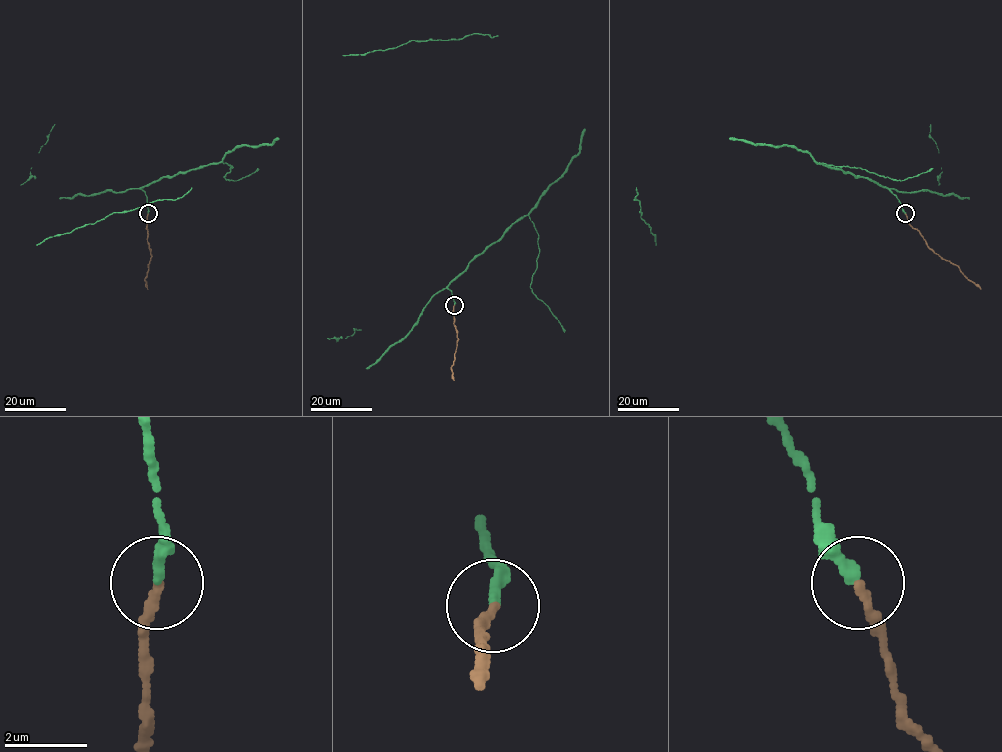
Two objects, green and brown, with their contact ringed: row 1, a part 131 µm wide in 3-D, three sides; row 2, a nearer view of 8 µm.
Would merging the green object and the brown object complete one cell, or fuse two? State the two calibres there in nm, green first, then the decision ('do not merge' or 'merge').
320/240 nm | merge

